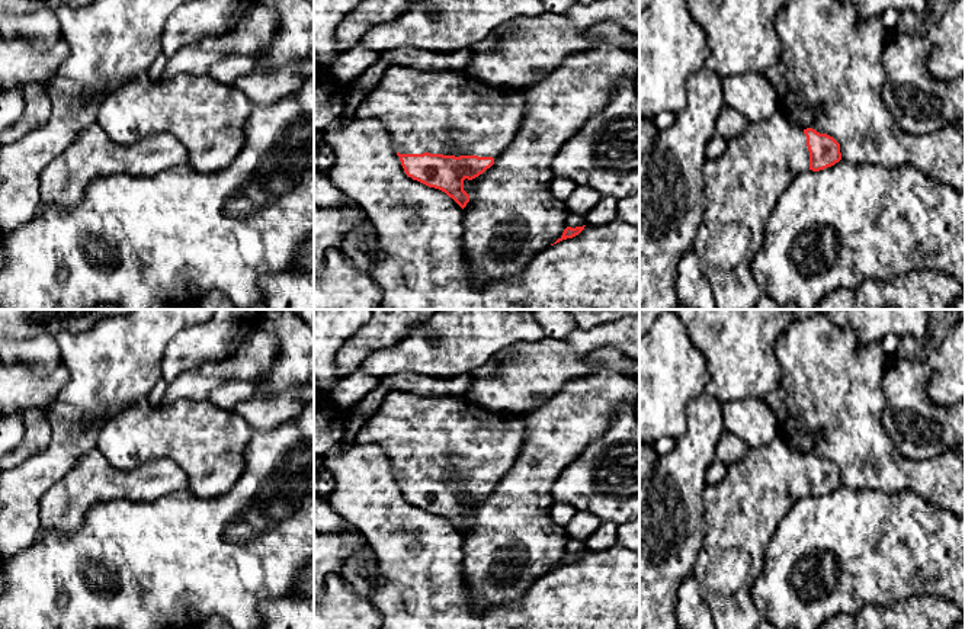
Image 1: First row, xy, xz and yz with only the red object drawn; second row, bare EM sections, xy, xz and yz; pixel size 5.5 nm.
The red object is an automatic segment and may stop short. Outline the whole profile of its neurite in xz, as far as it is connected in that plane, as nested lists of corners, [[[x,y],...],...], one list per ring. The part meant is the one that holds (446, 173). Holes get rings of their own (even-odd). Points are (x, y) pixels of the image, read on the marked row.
[[[391,65],[360,100],[355,116],[379,121],[392,138],[405,174],[429,187],[445,192],[464,209],[469,202],[469,195],[464,190],[464,180],[478,177],[494,164],[494,158],[504,151],[519,131],[525,113],[526,100],[520,89],[493,87],[472,78],[465,71],[426,71]]]

